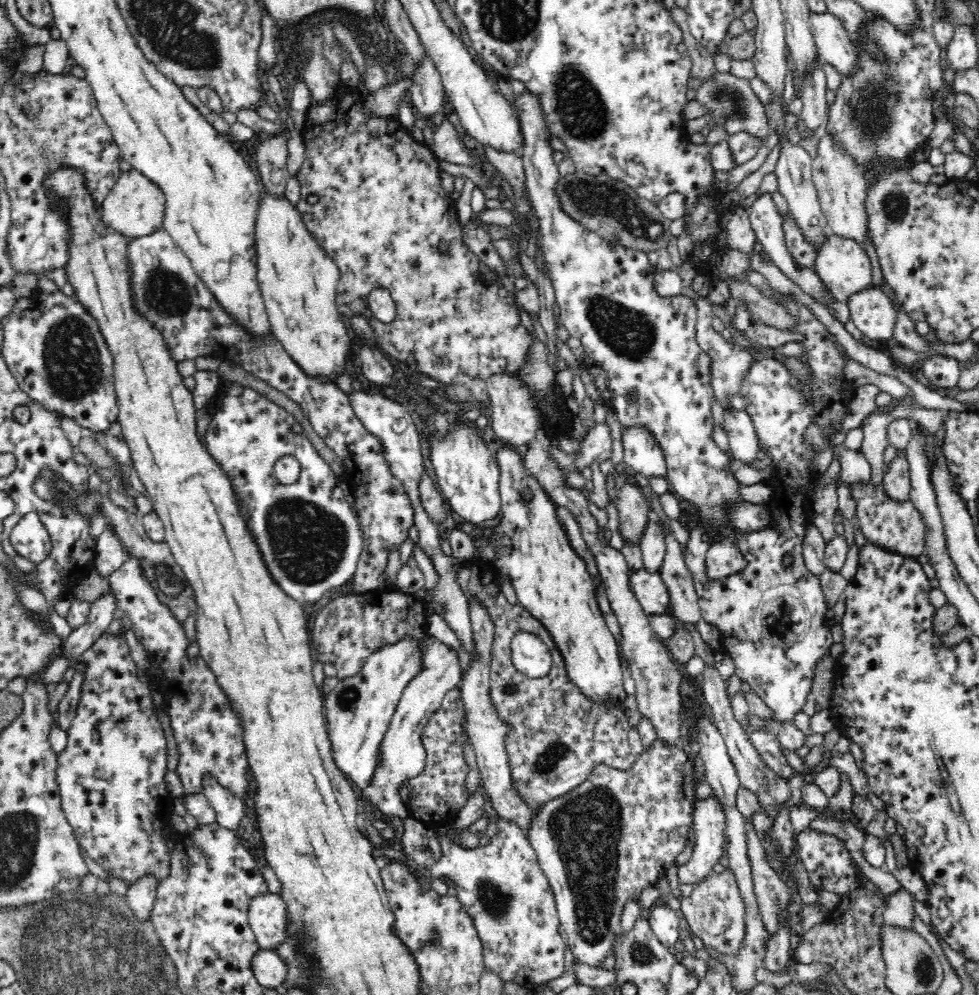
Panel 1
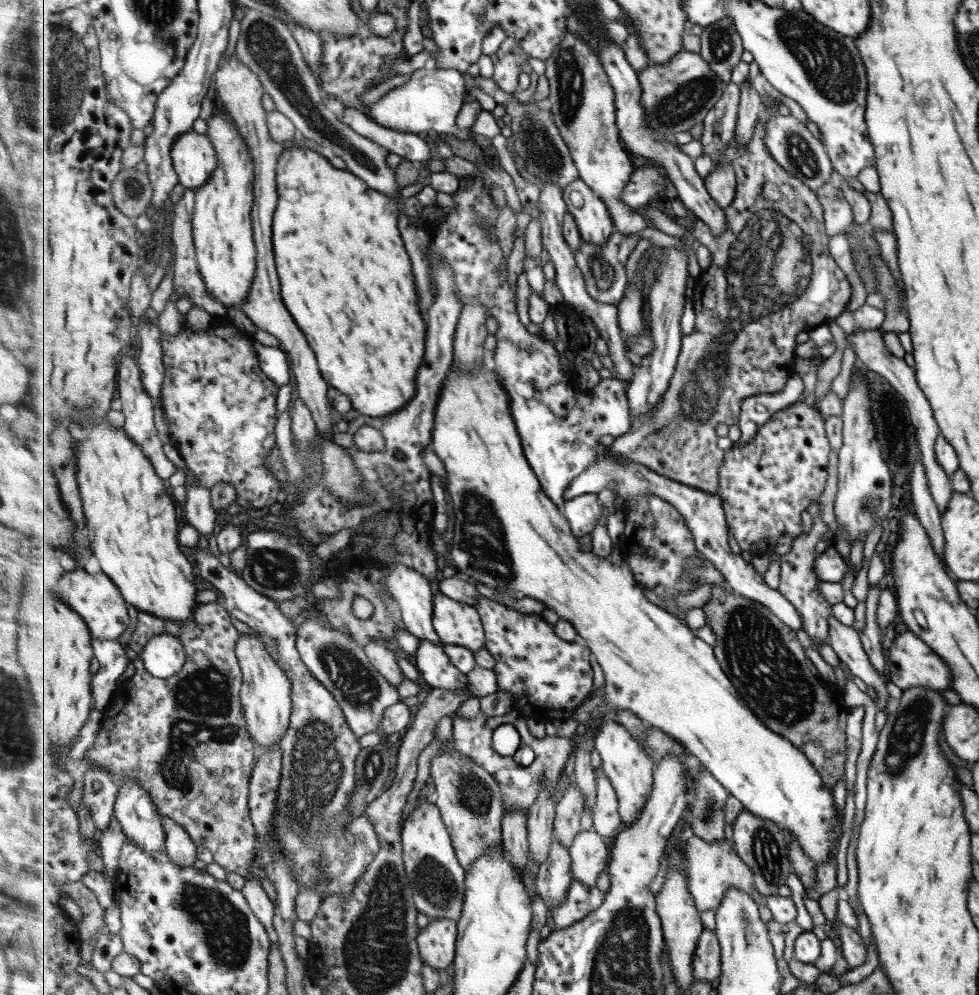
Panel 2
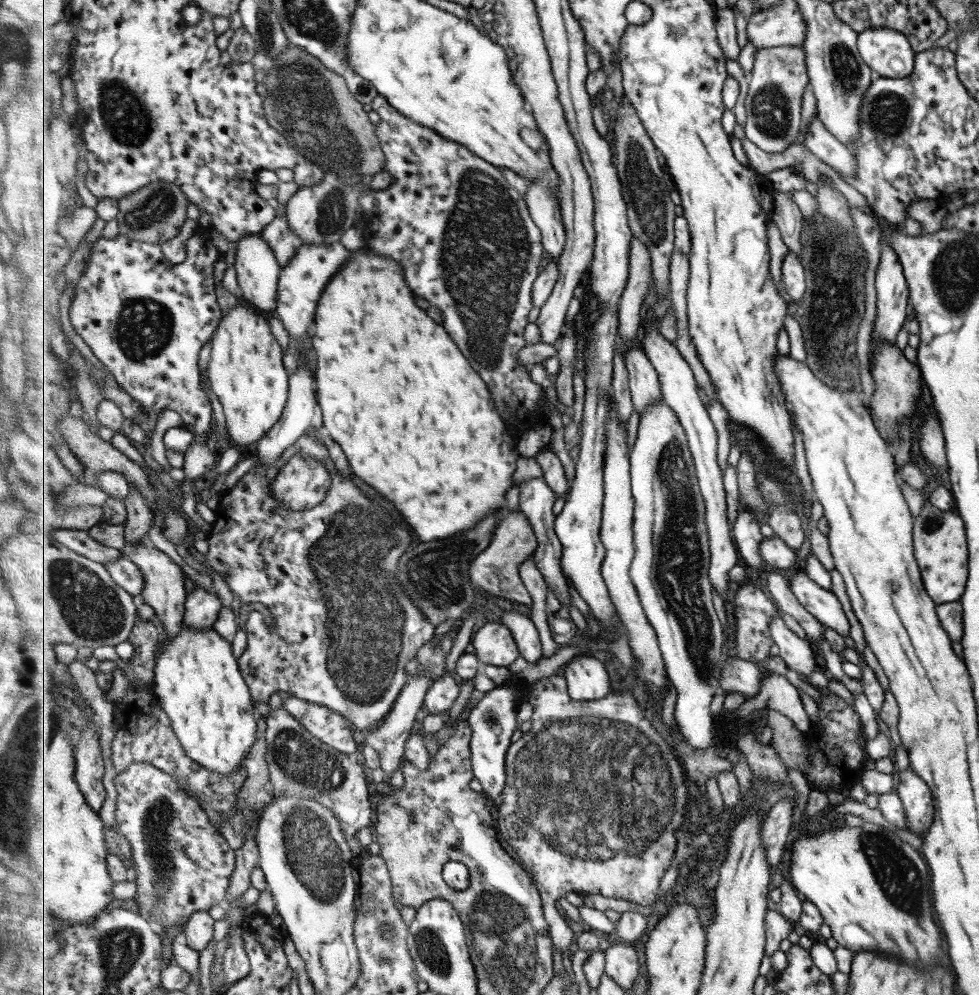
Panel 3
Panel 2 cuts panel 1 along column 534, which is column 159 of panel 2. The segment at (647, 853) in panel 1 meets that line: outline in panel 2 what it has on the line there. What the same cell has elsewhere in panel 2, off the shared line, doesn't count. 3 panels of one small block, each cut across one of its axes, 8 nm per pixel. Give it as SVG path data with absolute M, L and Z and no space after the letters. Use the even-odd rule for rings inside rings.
M129 779L119 790L115 818L123 825L127 839L137 841L145 853L153 855L166 850L164 820L149 792Z

